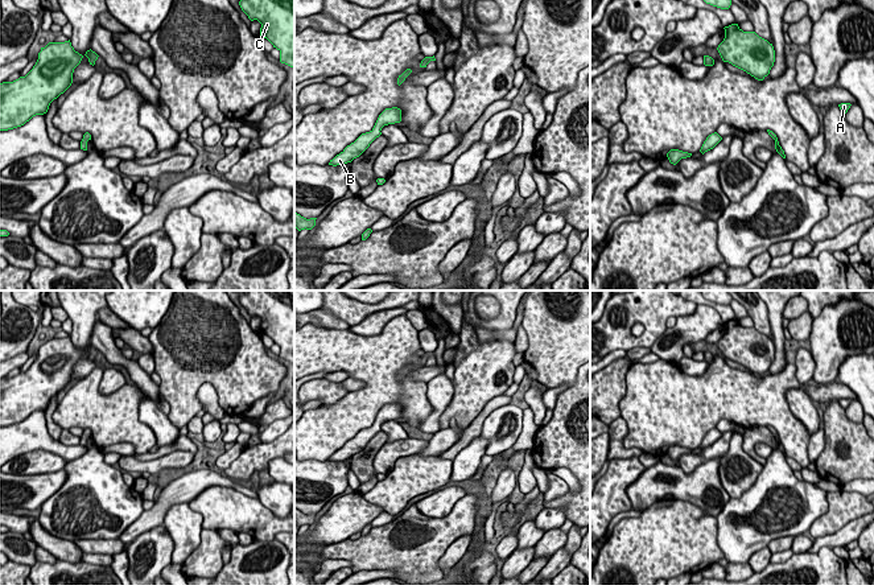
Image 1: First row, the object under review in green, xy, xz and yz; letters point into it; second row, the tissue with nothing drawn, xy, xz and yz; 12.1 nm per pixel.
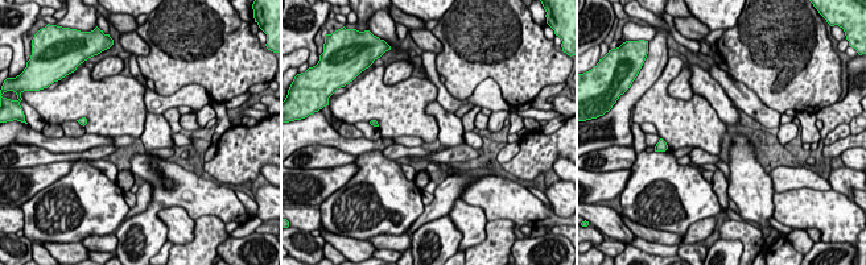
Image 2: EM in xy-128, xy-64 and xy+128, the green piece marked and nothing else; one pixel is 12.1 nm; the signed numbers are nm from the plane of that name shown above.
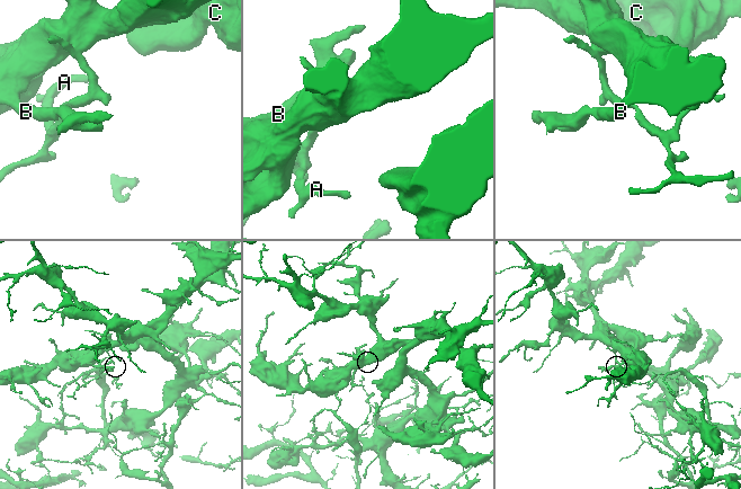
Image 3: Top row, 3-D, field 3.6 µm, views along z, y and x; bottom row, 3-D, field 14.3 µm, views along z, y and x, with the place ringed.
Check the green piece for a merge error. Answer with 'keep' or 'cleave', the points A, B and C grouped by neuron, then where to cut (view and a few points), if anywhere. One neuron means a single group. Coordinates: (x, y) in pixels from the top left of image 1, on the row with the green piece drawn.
cleave; A / B C; cut in xy along (86, 141), (83, 149)

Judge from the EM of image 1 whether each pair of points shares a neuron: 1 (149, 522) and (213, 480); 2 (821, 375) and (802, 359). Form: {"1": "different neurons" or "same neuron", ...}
{"1": "same neuron", "2": "different neurons"}

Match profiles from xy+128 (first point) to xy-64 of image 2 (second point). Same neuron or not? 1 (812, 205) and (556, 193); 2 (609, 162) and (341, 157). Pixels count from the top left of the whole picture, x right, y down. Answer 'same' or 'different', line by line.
1: different
2: same

